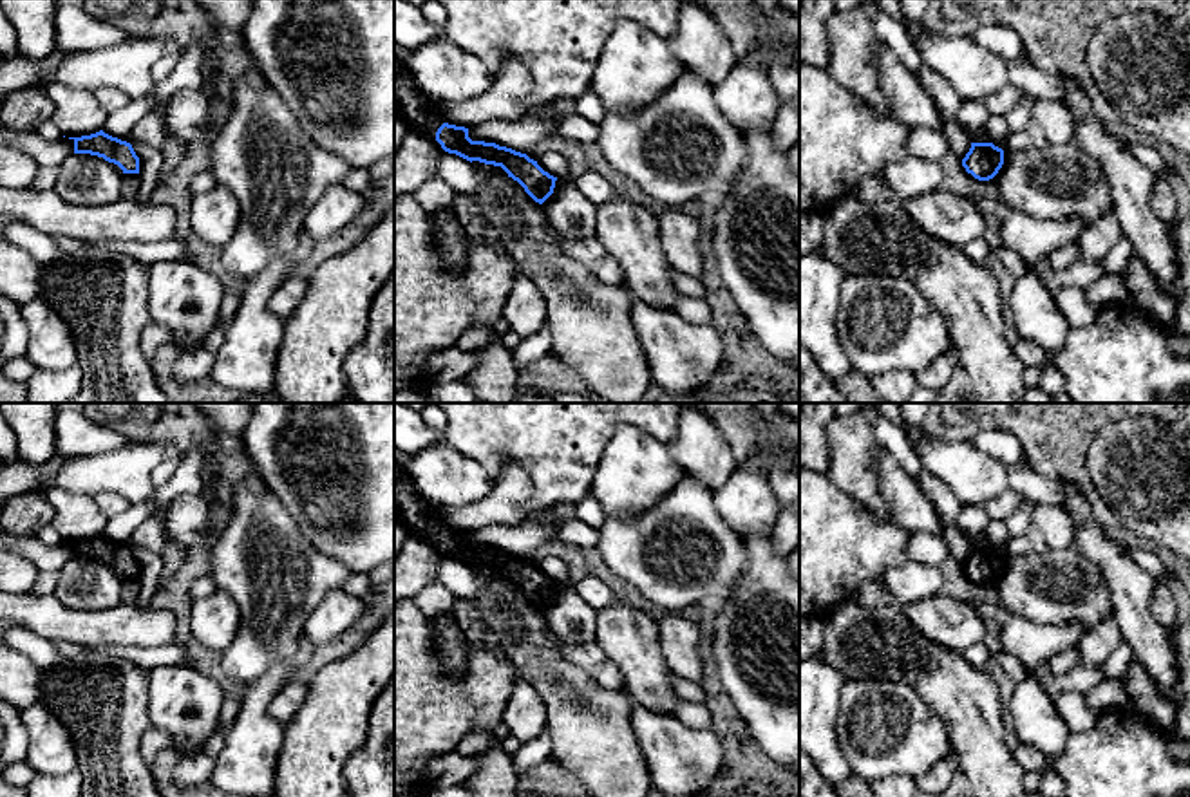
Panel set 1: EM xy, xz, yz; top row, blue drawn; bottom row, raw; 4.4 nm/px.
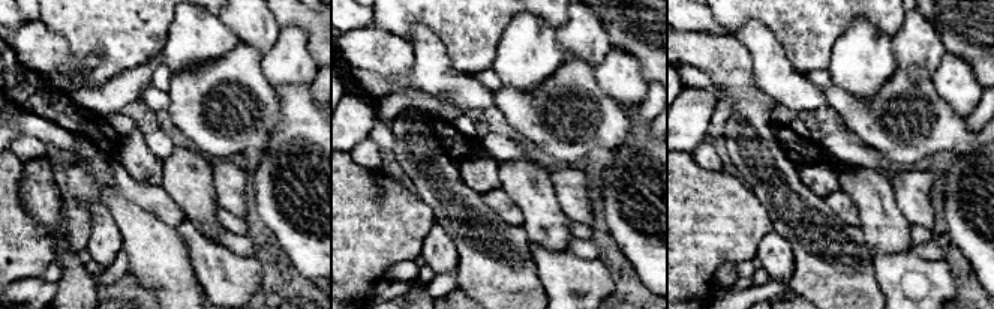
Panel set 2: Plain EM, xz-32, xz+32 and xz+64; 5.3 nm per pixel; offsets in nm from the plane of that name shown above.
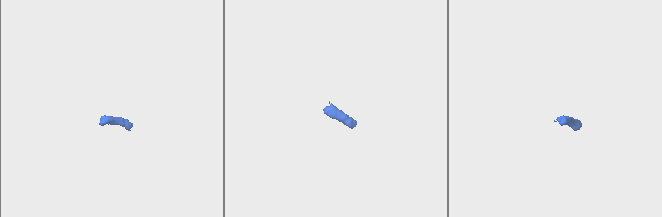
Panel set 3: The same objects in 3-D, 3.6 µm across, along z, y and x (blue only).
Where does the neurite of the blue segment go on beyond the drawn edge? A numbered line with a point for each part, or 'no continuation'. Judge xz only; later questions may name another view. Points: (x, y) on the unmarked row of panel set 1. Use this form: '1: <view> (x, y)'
1: xz (418, 515)

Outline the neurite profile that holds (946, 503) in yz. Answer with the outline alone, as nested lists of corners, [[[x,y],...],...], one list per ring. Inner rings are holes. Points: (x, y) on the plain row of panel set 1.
[[[922,468],[917,483],[926,492],[942,520],[942,537],[948,544],[949,557],[962,566],[973,548],[957,522],[962,501],[942,479],[939,479],[926,468]]]

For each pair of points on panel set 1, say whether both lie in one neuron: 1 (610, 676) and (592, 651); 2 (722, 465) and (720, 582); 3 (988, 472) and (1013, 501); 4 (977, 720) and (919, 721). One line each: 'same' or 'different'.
1: same
2: different
3: different
4: different

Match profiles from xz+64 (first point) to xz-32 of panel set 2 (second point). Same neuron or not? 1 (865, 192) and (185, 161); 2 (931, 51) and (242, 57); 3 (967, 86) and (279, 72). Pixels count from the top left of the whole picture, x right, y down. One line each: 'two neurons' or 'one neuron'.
1: one neuron
2: two neurons
3: one neuron

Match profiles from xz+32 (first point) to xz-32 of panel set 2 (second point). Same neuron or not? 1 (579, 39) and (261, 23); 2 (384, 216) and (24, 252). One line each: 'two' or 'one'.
1: one
2: one

